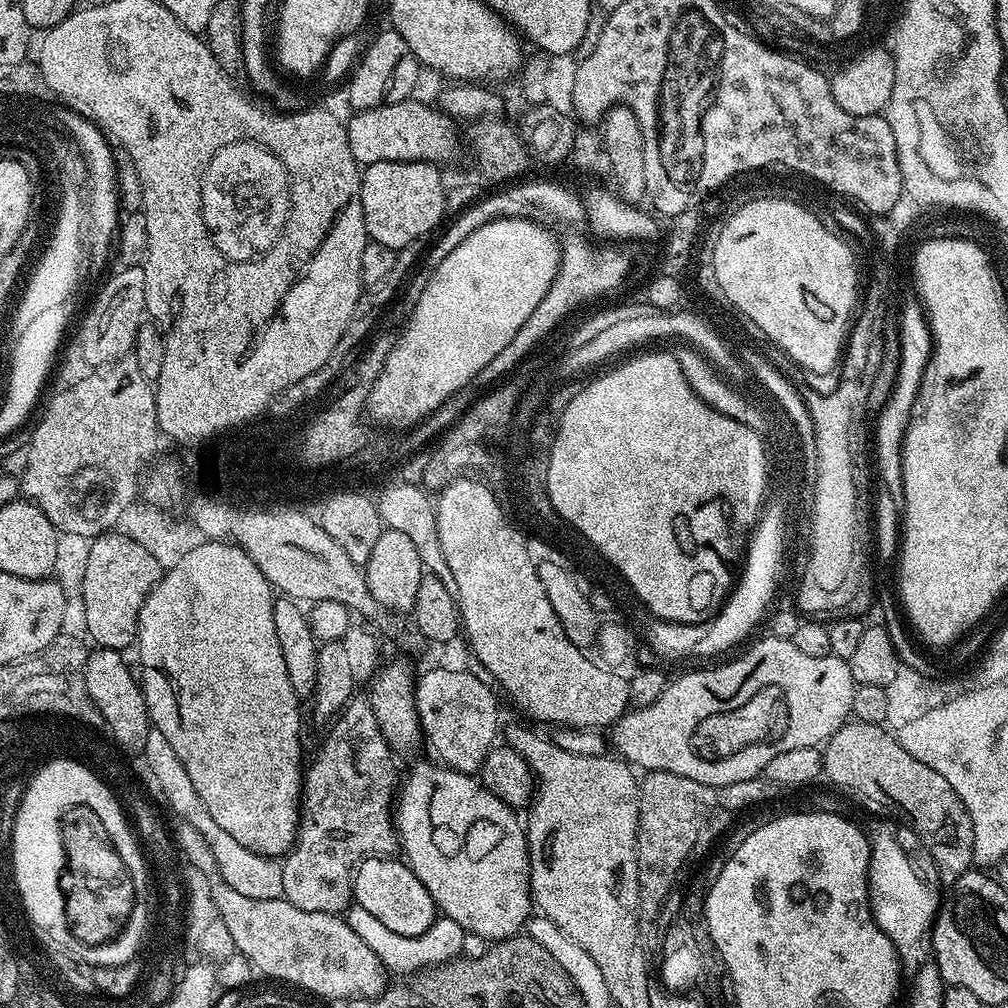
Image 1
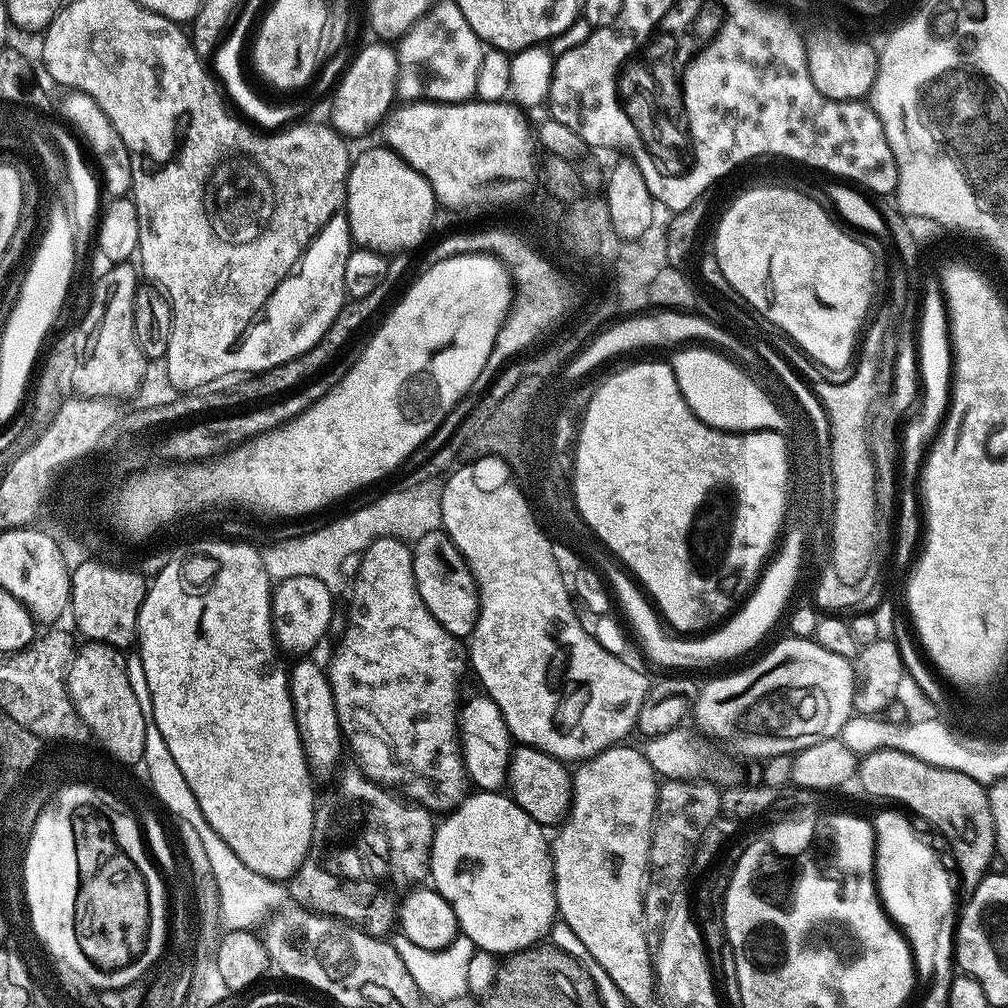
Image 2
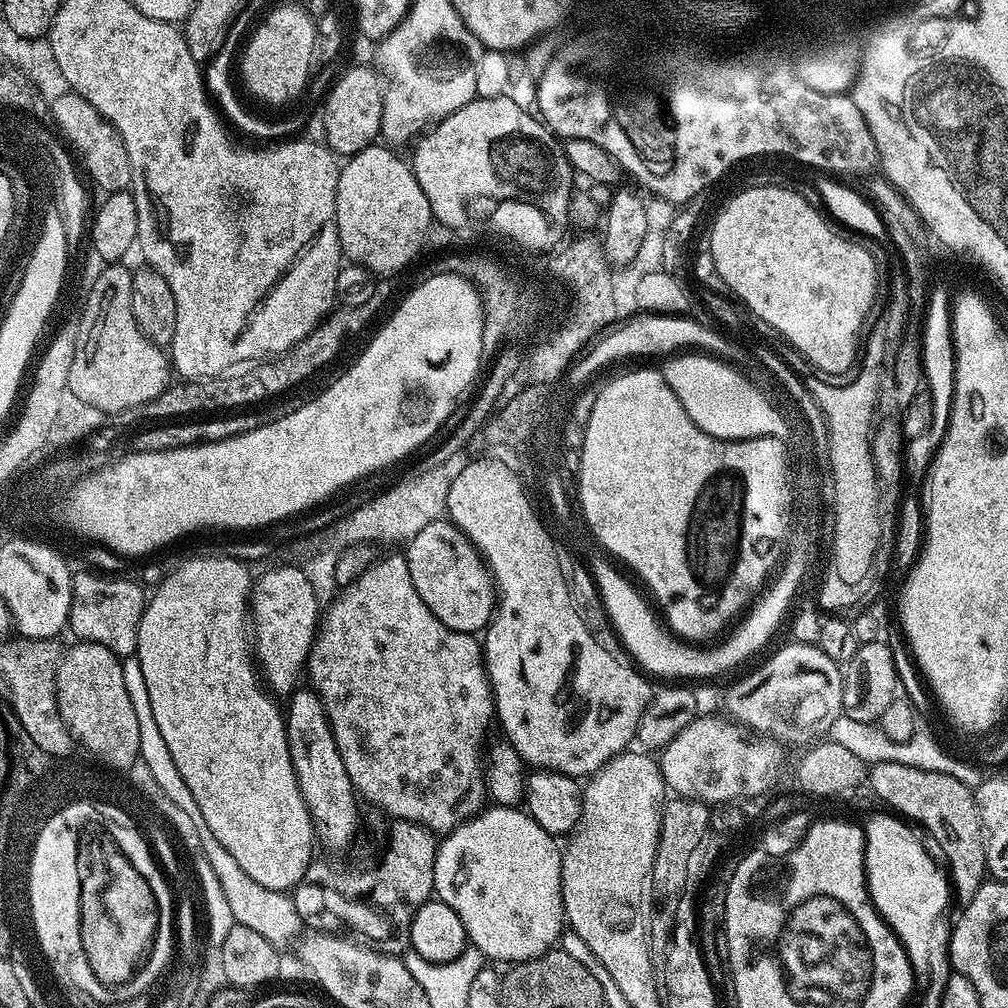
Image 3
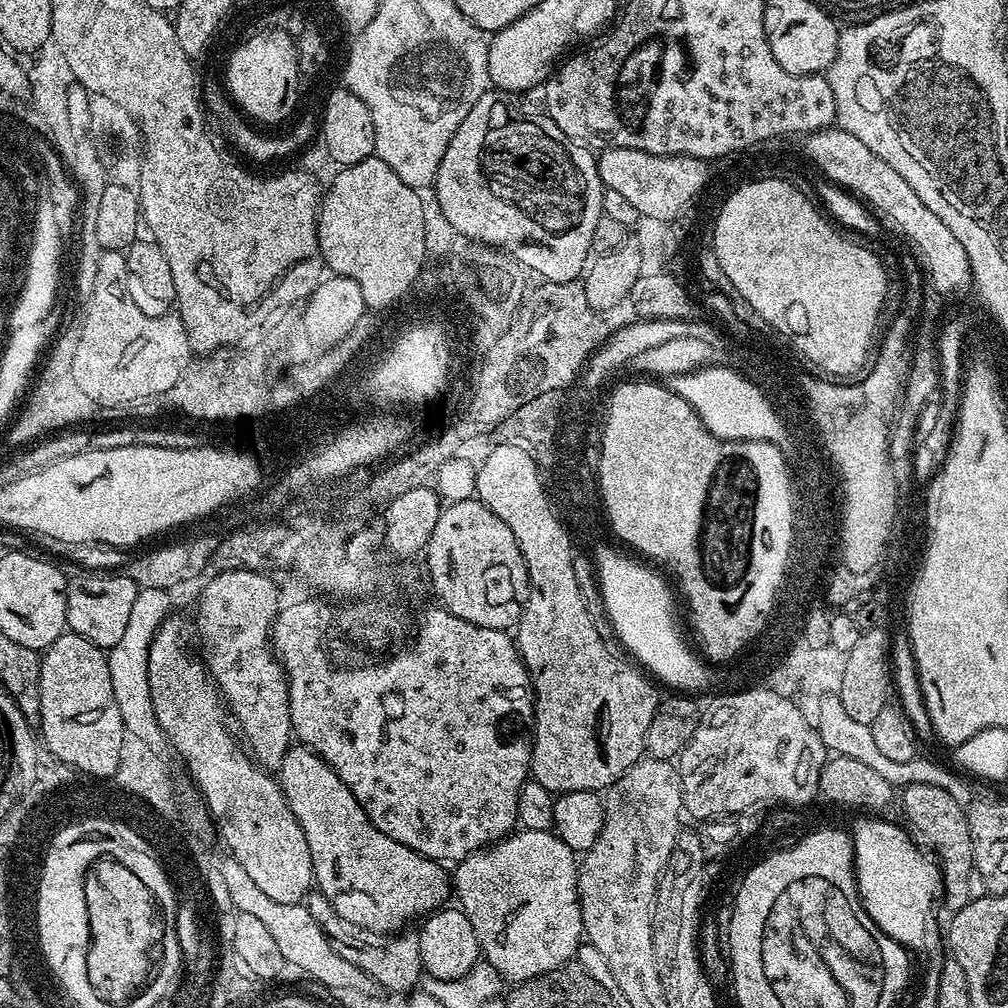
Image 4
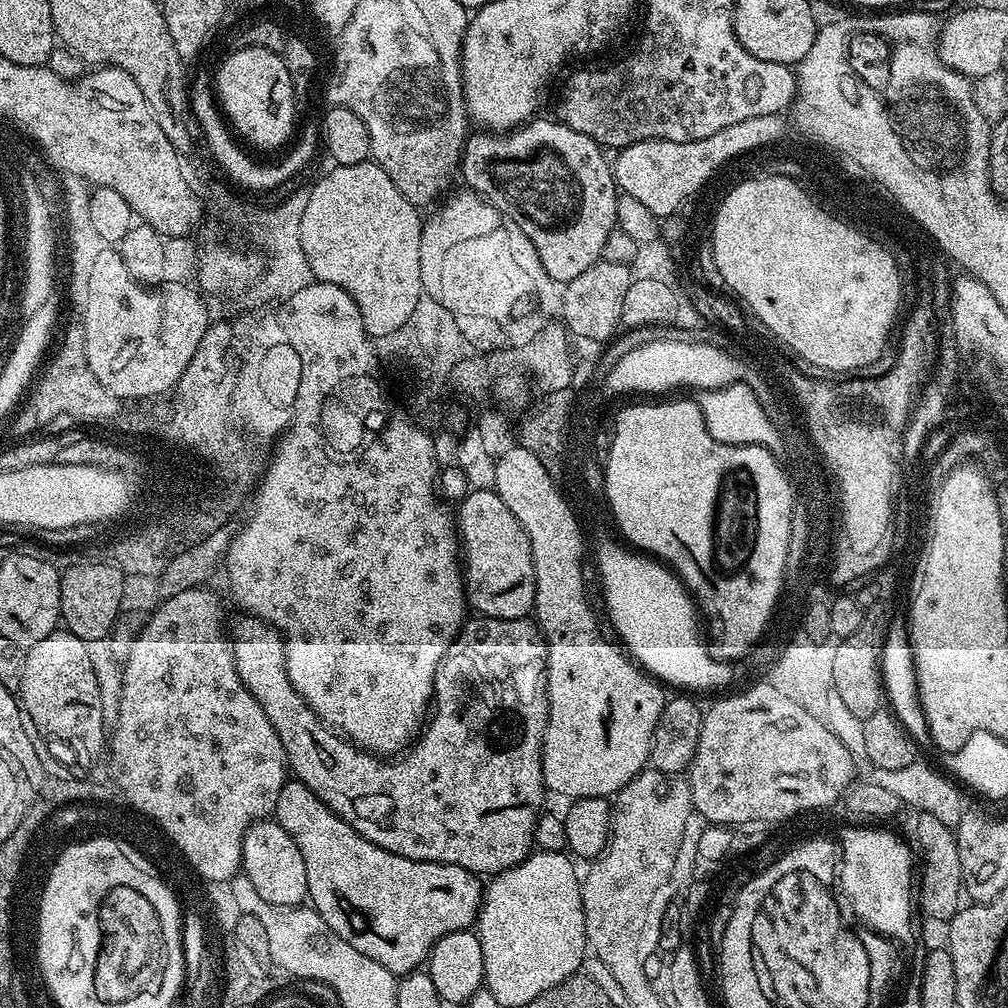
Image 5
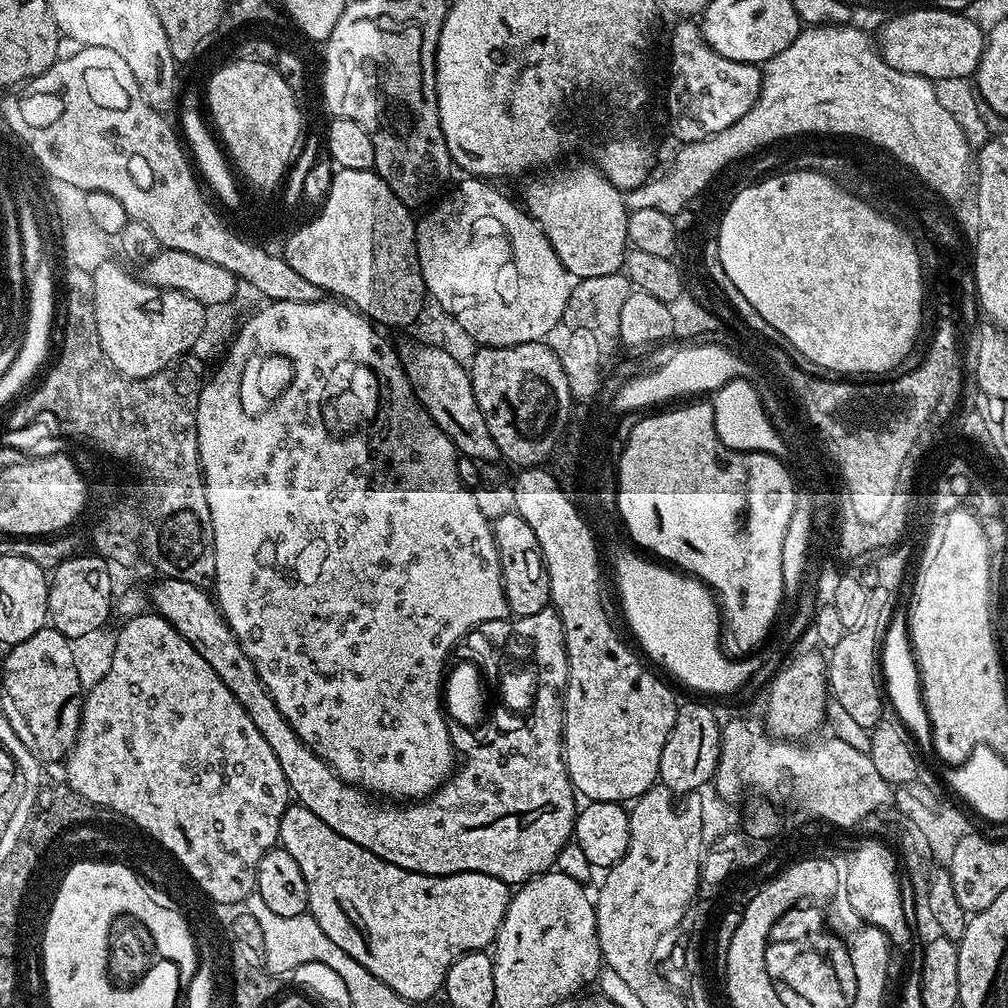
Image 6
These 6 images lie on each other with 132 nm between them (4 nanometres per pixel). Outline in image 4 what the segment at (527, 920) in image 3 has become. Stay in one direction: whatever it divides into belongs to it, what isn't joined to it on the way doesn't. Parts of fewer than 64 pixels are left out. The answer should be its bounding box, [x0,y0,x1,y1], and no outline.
[454,830,584,982]

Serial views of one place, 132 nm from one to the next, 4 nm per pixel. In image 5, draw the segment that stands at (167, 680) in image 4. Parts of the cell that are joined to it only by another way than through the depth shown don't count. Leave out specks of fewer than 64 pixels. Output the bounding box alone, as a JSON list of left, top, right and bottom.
[242,819,308,908]

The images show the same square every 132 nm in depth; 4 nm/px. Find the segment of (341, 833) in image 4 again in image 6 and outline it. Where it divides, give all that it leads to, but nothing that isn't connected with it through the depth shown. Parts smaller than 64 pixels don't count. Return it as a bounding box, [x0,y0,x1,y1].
[278,802,510,1002]

